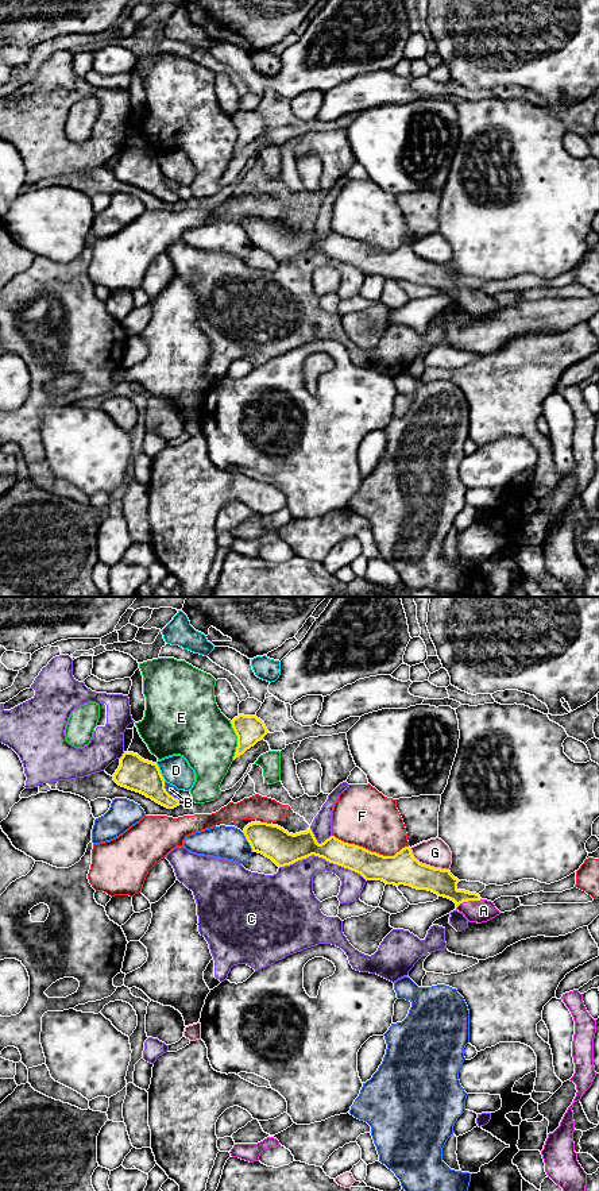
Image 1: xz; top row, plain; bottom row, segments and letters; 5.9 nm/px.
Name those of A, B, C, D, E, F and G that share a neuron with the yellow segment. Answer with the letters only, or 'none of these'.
A

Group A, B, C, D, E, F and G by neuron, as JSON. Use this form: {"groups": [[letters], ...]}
{"groups": [["A"], ["B"], ["C"], ["D"], ["E"], ["F"], ["G"]]}

